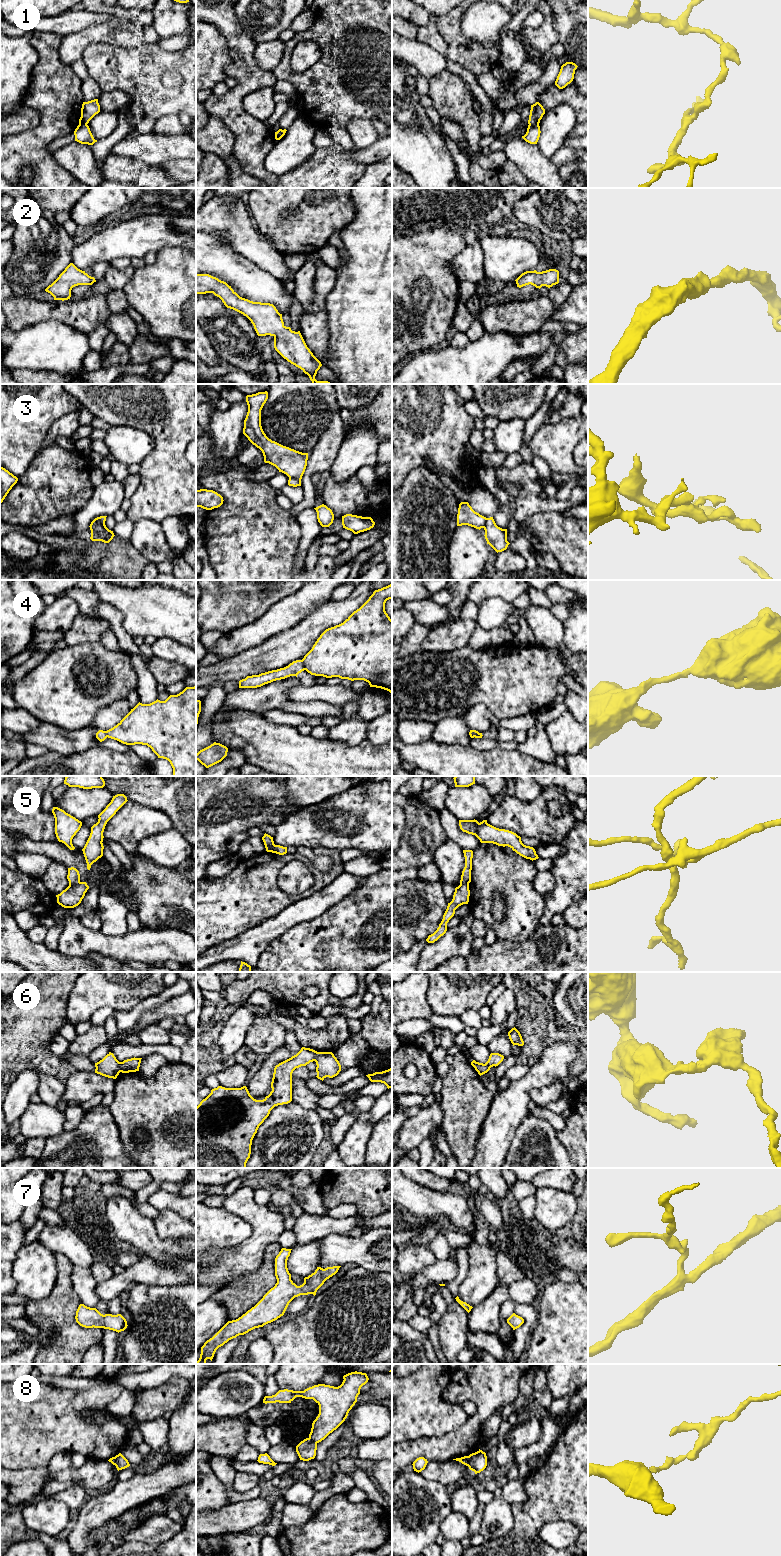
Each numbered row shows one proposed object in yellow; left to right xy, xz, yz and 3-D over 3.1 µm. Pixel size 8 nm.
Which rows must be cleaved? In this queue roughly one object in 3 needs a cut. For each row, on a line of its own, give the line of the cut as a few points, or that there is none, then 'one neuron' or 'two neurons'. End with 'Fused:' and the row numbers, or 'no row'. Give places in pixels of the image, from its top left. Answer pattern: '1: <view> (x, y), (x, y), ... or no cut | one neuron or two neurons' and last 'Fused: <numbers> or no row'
1: yz (538, 123), (529, 125) | two neurons
2: no cut | one neuron
3: xz (289, 477), (300, 480) | two neurons
4: xz (301, 660), (305, 669) | two neurons
5: xy (80, 882), (69, 886) | two neurons
6: xy (121, 1062), (119, 1071) | two neurons
7: no cut | one neuron
8: yz (467, 1456), (468, 1465) | two neurons
Fused: 1, 3, 4, 5, 6, 8

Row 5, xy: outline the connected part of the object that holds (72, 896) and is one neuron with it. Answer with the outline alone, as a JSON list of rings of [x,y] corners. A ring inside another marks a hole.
[[[86,882],[68,886],[60,894],[56,895],[57,903],[64,908],[74,908],[78,906],[89,889]]]

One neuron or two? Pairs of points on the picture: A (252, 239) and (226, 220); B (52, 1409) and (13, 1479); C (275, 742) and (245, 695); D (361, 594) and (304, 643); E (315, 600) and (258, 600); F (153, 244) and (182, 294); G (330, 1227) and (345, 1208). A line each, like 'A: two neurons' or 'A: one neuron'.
A: one neuron
B: two neurons
C: two neurons
D: one neuron
E: two neurons
F: two neurons
G: two neurons

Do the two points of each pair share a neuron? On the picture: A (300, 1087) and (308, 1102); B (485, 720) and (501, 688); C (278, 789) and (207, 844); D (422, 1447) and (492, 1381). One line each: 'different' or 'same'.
A: same
B: different
C: same
D: same

